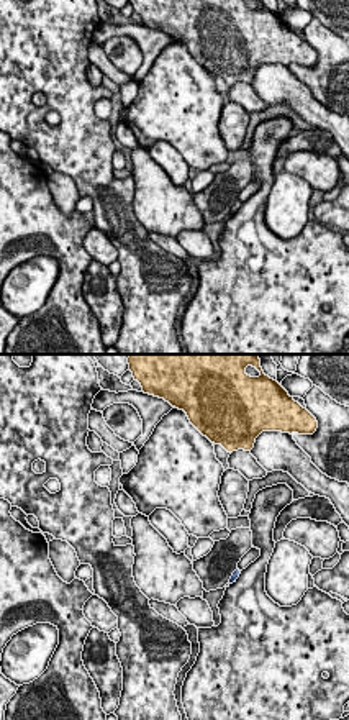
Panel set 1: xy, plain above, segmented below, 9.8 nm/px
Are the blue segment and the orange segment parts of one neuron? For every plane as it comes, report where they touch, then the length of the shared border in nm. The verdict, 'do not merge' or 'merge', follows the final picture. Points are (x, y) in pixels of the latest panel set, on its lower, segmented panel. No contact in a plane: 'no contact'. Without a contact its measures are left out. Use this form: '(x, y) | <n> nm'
no contact

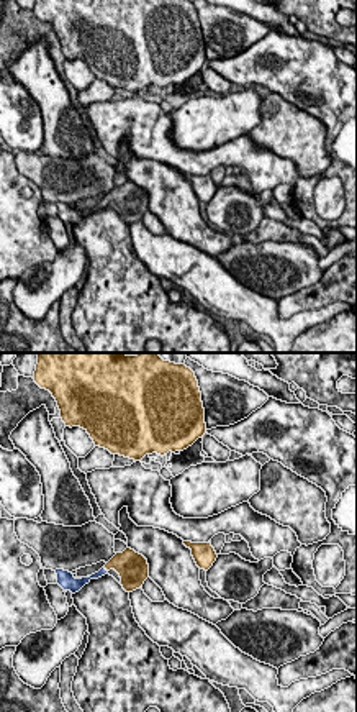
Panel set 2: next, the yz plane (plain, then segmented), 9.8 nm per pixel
(105, 570) | 60 nm

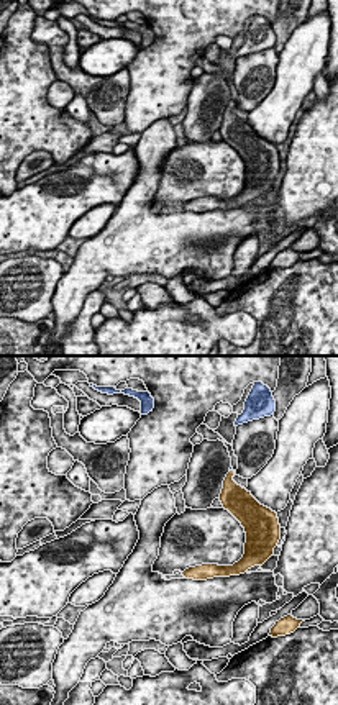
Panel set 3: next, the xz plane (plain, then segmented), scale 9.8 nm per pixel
no contact

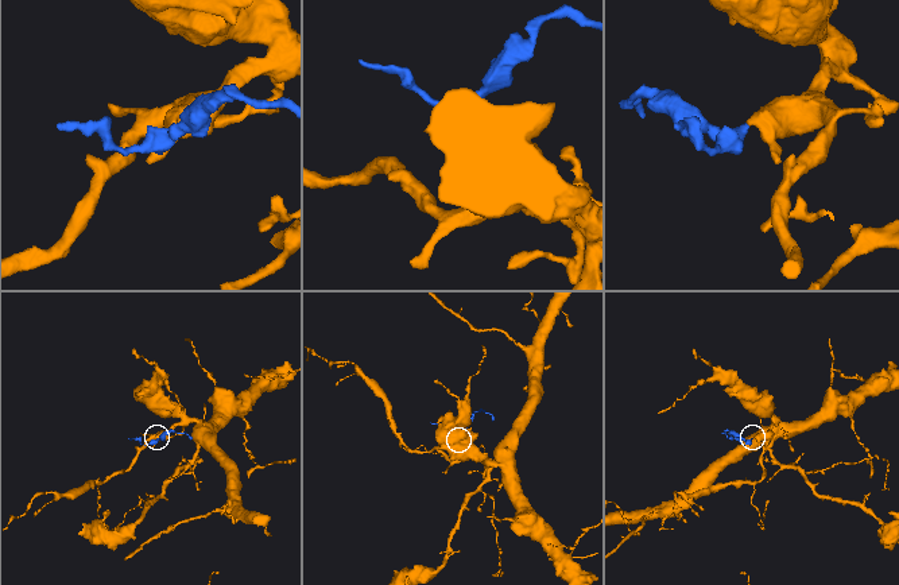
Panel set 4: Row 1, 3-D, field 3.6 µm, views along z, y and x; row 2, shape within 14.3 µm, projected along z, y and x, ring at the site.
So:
merge

